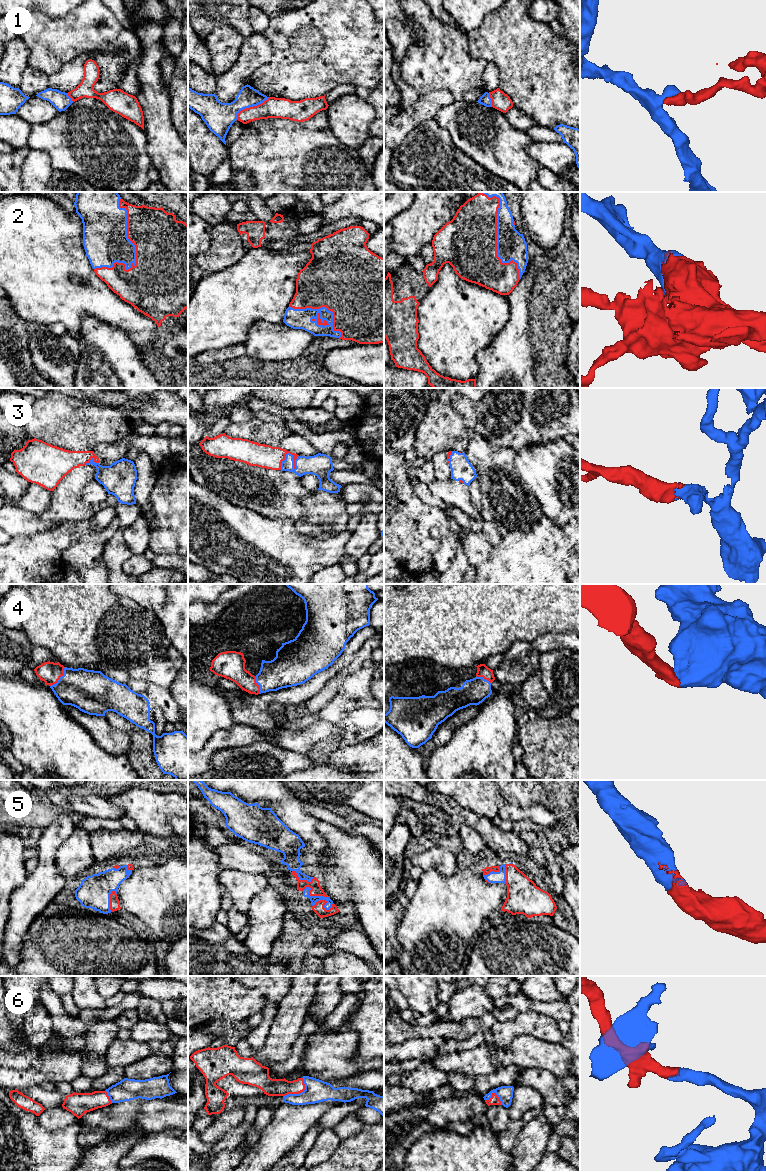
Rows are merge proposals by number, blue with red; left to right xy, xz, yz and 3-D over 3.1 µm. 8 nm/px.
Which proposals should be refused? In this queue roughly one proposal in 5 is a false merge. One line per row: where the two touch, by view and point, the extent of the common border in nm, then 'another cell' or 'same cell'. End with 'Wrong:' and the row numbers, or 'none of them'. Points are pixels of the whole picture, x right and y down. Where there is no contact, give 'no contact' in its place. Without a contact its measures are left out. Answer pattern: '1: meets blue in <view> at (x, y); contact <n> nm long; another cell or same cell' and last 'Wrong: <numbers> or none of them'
1: meets blue in xz at (250, 106); contact 320 nm long; another cell
2: meets blue in xy at (135, 253); contact 600 nm long; same cell
3: meets blue in xz at (286, 454); contact 190 nm long; same cell
4: meets blue in xy at (60, 678); contact 200 nm long; same cell
5: meets blue in xz at (313, 896); contact 240 nm long; same cell
6: meets blue in xz at (299, 1093); contact 220 nm long; same cell
Wrong: 1

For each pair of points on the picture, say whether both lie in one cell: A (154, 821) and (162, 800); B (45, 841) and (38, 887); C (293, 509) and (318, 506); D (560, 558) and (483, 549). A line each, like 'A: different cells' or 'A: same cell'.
A: same cell
B: same cell
C: different cells
D: different cells

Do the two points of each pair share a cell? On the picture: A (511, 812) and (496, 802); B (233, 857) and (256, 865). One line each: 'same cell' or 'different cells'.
A: different cells
B: same cell

